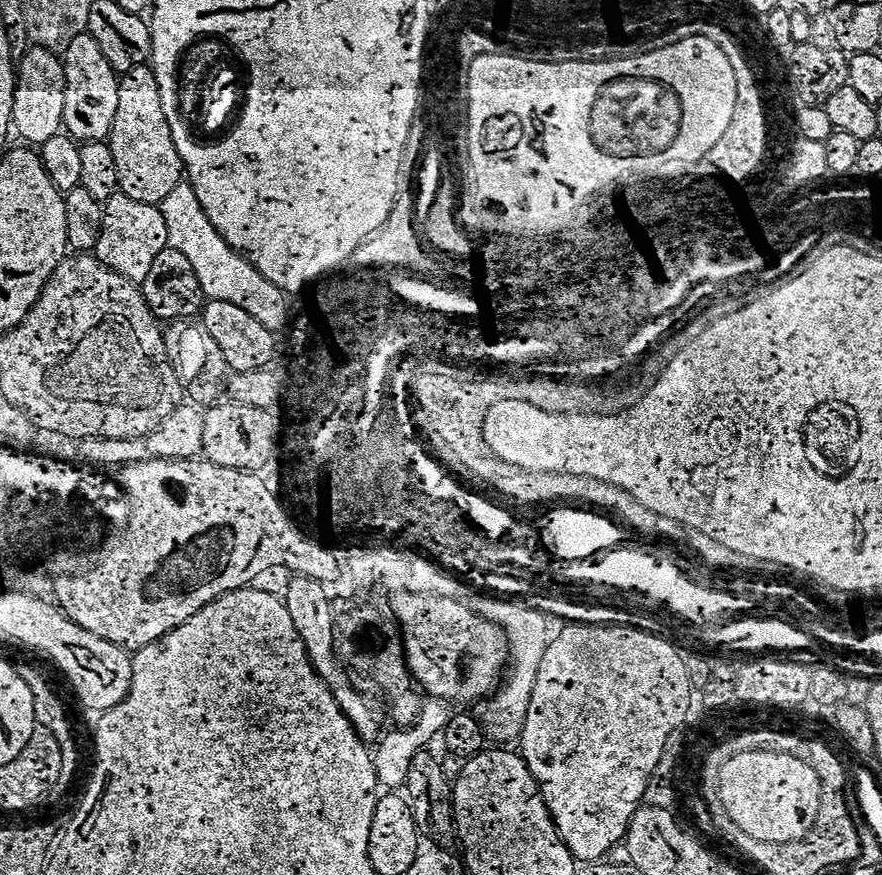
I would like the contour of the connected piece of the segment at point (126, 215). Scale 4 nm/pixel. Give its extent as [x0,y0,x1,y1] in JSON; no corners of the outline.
[95,194,168,285]

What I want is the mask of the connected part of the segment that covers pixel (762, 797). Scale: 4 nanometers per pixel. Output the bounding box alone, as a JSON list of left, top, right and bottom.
[721,753,822,844]

